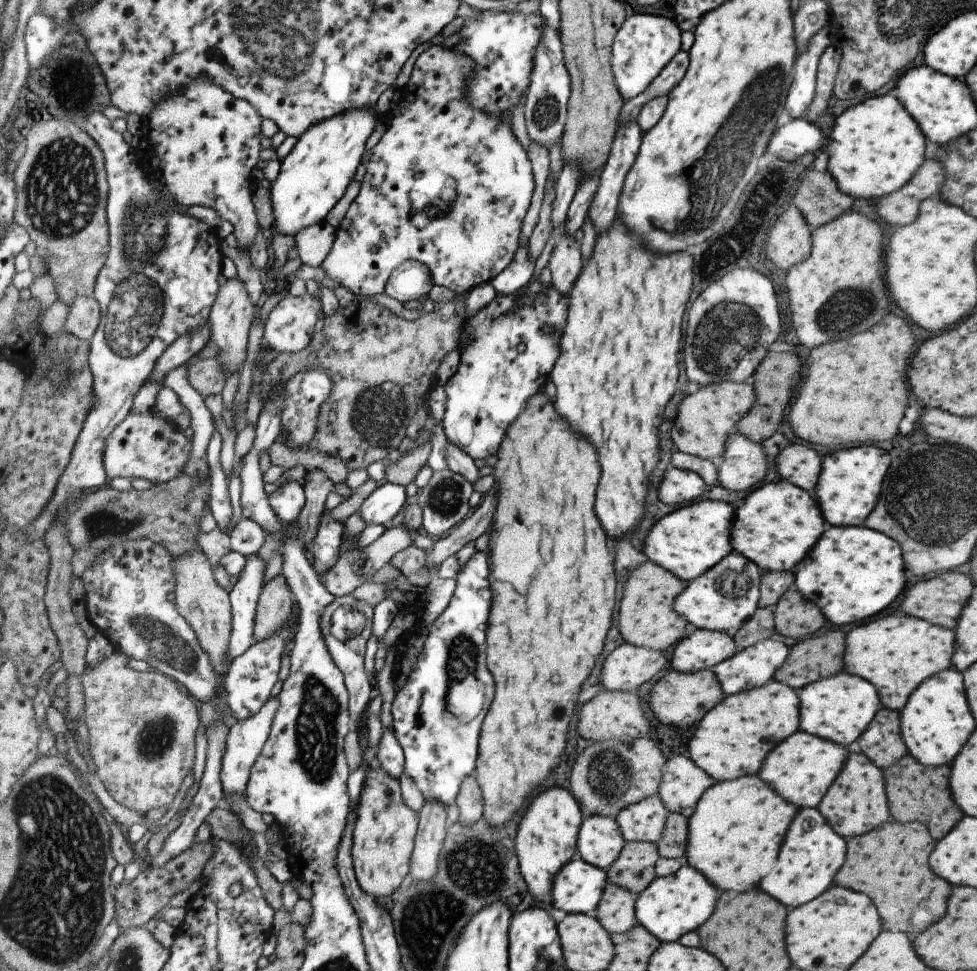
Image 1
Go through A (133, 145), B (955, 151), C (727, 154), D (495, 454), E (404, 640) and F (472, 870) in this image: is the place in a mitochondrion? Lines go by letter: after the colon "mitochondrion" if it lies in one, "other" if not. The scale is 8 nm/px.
A: other
B: mitochondrion
C: mitochondrion
D: other
E: other
F: mitochondrion

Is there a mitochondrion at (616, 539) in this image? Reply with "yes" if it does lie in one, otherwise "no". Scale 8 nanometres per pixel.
no

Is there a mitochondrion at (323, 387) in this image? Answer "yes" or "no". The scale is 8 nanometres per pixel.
no

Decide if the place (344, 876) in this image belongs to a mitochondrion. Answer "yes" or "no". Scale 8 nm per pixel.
no

